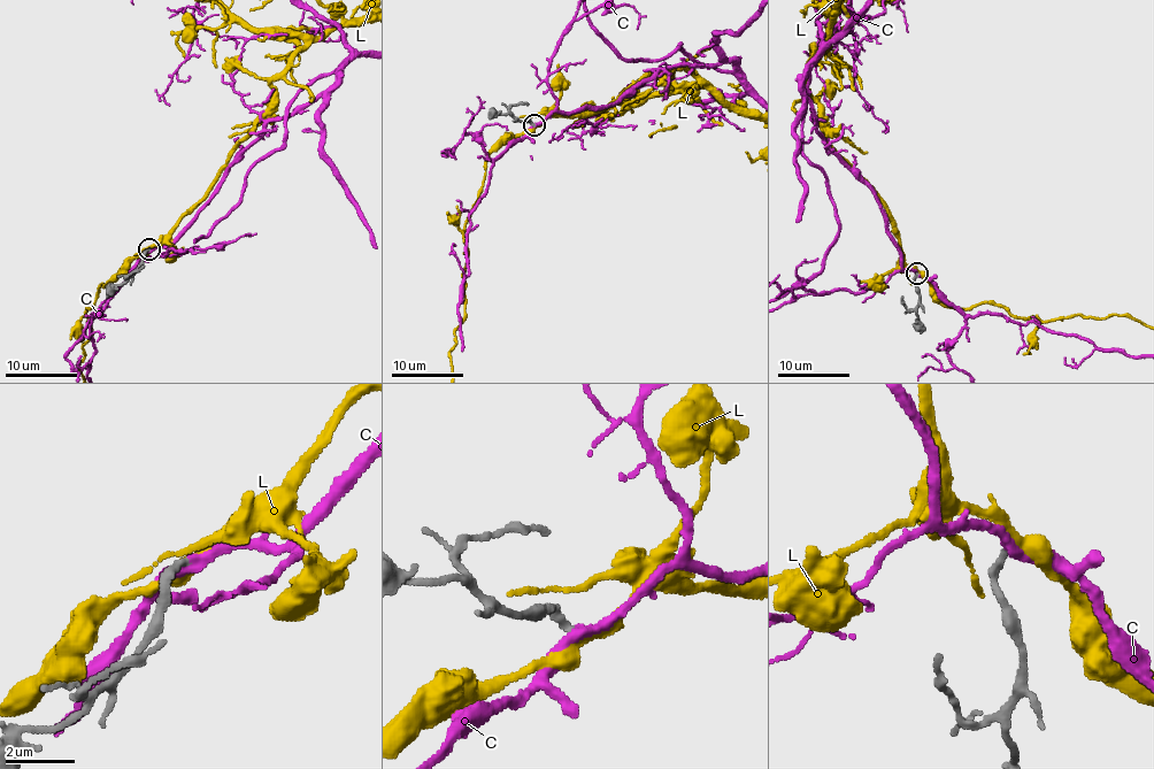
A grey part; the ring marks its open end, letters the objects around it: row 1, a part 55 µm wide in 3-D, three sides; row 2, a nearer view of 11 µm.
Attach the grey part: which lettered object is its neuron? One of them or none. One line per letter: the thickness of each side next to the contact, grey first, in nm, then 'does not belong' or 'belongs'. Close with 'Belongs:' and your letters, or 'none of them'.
C: 240 nm thick on the grey side, 280 nm on the other; does not belong
L: 220 nm thick on the grey side, 360 nm on the other; belongs
Belongs: L

